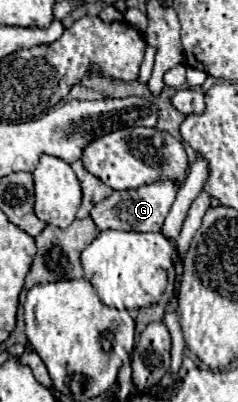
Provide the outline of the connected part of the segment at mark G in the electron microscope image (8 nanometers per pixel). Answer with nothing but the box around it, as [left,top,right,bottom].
[90,181,178,231]

